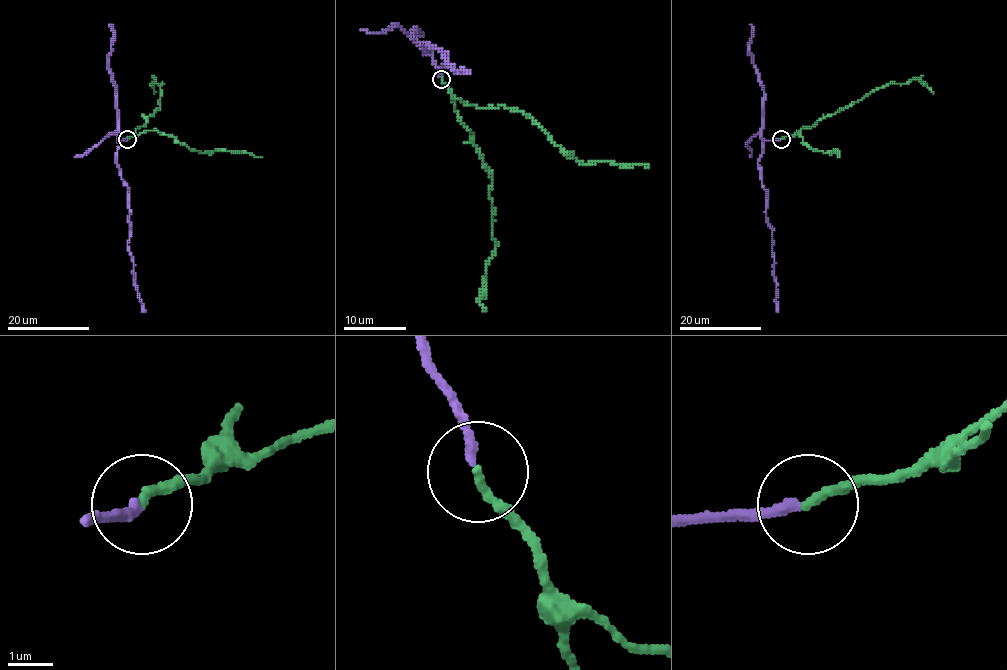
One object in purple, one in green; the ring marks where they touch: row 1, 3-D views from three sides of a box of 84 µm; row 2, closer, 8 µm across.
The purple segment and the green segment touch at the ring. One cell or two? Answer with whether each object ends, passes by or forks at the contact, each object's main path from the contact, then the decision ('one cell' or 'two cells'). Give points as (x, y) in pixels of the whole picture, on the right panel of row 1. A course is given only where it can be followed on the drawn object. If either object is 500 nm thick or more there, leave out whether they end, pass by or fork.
purple ends; green ends; course purple (781, 139), (764, 142), (757, 168), (766, 192), (766, 223), (772, 232), (778, 310); course green (782, 139), (803, 128), (810, 128), (891, 83), (907, 84), (912, 79), (918, 79), (934, 93); one cell

